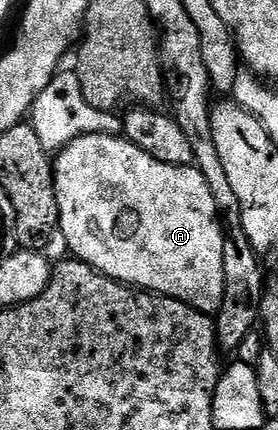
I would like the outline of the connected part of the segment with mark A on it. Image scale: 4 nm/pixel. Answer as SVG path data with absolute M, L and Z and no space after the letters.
M105 132L87 133L85 136L77 137L68 145L56 153L53 160L53 181L55 182L55 190L57 191L57 205L59 206L59 218L61 219L61 227L59 229L60 239L65 239L65 244L70 248L72 255L78 260L82 260L85 264L102 276L109 276L113 280L118 280L121 284L128 284L132 287L142 289L147 292L156 292L163 296L173 296L176 300L181 300L184 304L190 304L193 308L206 314L215 314L219 310L219 306L223 302L223 242L225 235L221 233L221 218L217 215L217 207L215 206L215 198L211 198L211 186L207 186L207 178L203 178L203 174L195 166L184 164L183 166L171 166L167 162L159 162L155 158L151 158L151 154L147 154L139 146L135 146L124 135L109 135Z

